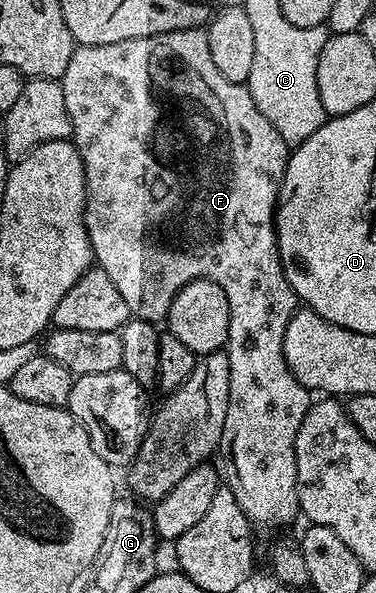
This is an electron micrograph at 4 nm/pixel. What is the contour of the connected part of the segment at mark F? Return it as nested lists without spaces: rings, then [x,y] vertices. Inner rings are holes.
[[[203,28],[170,31],[162,35],[135,37],[122,43],[106,43],[105,45],[76,45],[70,55],[70,63],[63,77],[59,80],[62,95],[66,95],[66,111],[70,111],[72,124],[71,142],[80,152],[86,175],[86,203],[84,204],[84,222],[90,239],[92,256],[95,264],[106,275],[110,275],[110,283],[118,287],[122,300],[125,301],[129,314],[141,321],[160,323],[167,318],[170,303],[174,303],[176,293],[182,291],[186,283],[204,277],[208,281],[218,283],[222,291],[226,291],[226,303],[230,307],[230,327],[226,352],[230,359],[230,399],[226,403],[226,423],[220,436],[219,456],[224,456],[223,484],[238,499],[238,507],[247,515],[248,521],[257,530],[280,529],[291,523],[300,513],[298,491],[296,490],[296,432],[302,427],[302,419],[308,414],[310,390],[290,371],[286,363],[286,355],[282,351],[282,343],[286,335],[286,323],[290,323],[292,314],[298,308],[298,298],[290,287],[280,262],[280,252],[276,246],[274,214],[276,200],[280,194],[280,184],[288,166],[290,147],[270,127],[270,119],[258,111],[254,99],[250,95],[247,84],[230,83],[222,71],[218,71],[214,58],[210,55],[208,34]]]

